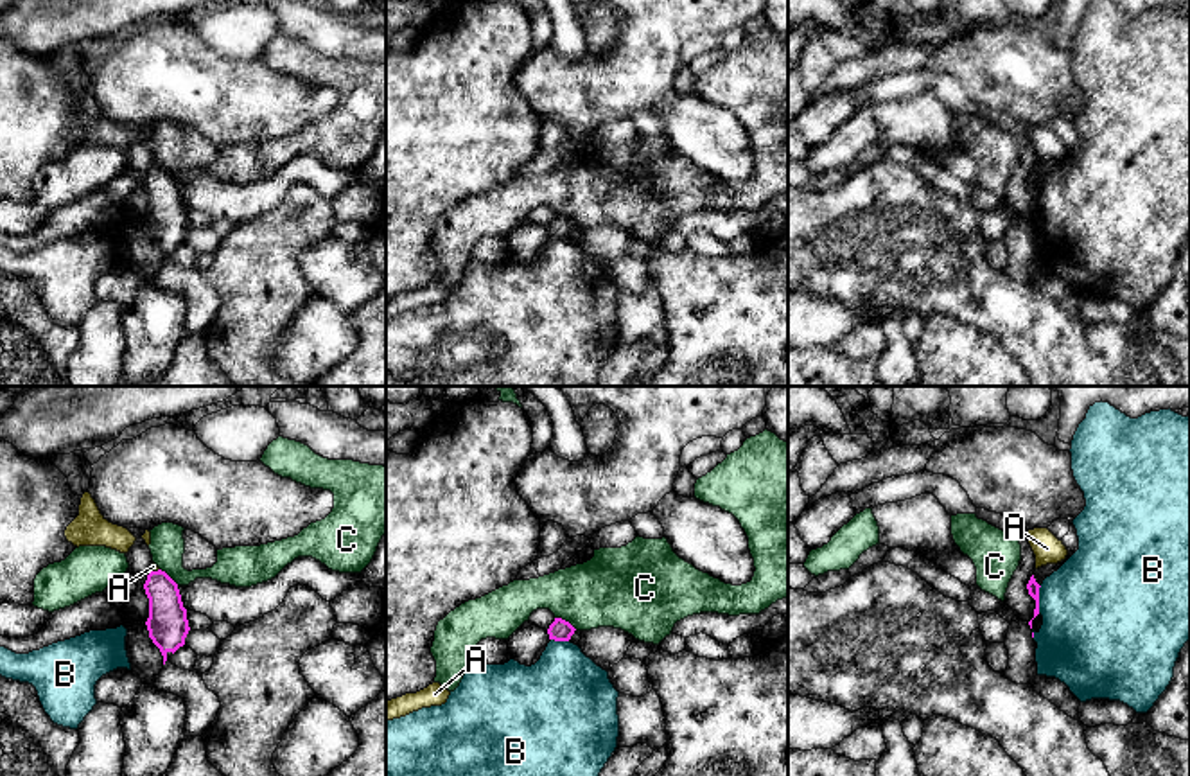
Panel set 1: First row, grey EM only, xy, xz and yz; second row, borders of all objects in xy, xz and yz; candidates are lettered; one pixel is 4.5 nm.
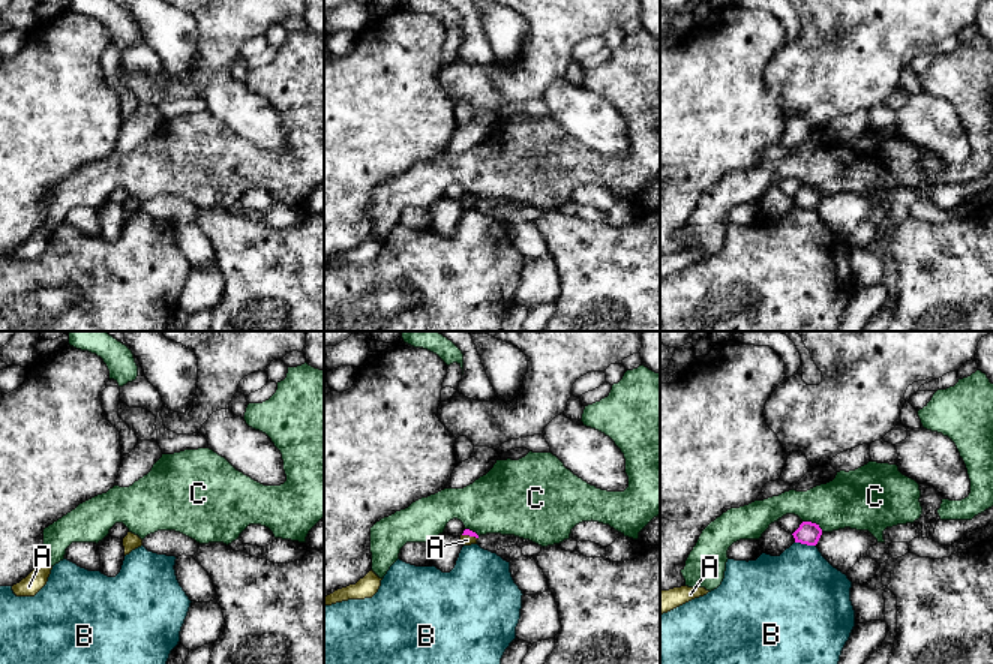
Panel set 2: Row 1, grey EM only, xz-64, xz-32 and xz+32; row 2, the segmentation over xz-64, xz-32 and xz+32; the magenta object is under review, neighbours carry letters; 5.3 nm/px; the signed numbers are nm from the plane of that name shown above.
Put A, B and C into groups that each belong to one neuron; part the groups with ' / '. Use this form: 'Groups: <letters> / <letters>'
Groups: A / B / C

